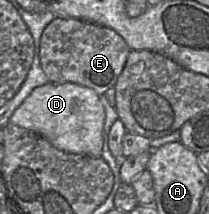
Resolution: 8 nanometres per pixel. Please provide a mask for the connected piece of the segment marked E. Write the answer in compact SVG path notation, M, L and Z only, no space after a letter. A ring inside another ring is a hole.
M54 18L43 30L38 56L41 68L52 83L75 83L103 95L114 88L130 48L111 28L75 18Z

